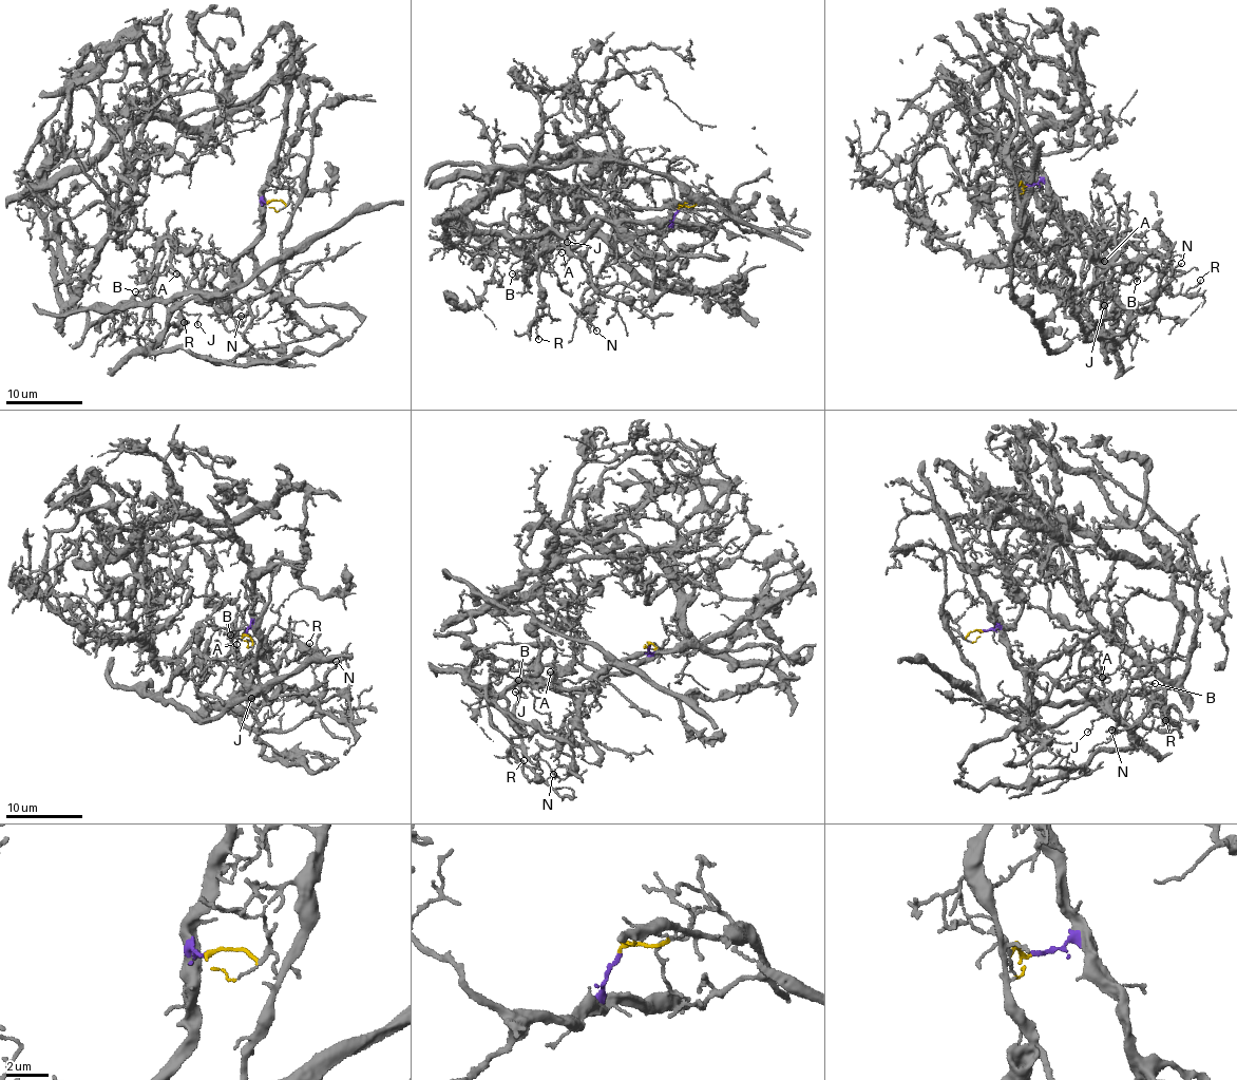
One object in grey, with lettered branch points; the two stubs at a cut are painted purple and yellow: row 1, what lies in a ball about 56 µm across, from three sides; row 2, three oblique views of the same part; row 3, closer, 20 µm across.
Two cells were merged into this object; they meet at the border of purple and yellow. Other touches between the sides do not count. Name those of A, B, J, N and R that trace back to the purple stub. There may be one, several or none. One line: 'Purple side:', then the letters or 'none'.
Purple side: N

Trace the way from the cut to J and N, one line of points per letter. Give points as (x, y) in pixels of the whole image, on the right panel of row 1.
J: (1026, 186), (1016, 184), (1017, 206), (1031, 234), (1066, 267), (1076, 290), (1104, 283), (1111, 297), (1104, 306)
N: (1026, 186), (1042, 182), (1065, 221), (1098, 239), (1128, 240), (1149, 249), (1162, 261), (1168, 277), (1181, 263)

